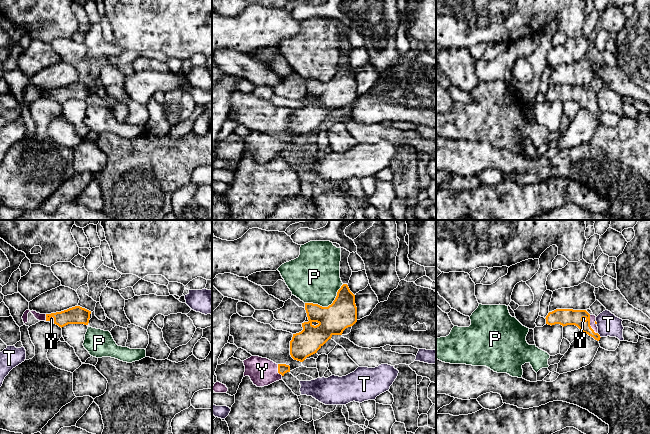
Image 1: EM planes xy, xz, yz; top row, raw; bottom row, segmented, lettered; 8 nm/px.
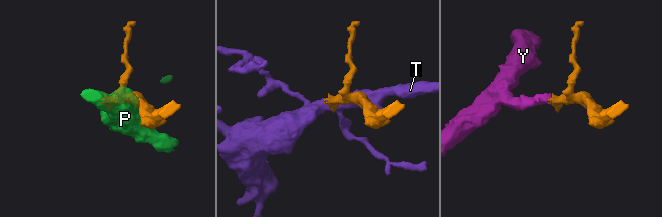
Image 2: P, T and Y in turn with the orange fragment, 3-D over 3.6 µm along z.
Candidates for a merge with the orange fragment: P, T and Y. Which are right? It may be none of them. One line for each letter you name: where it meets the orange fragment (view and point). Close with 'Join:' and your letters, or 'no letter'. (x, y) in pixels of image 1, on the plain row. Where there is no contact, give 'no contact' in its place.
Y: contact yz (589, 101)
Join: Y

